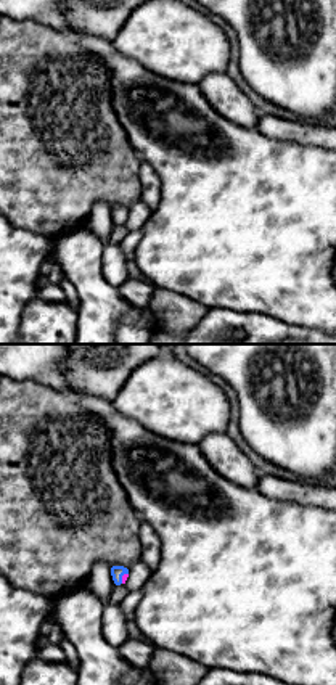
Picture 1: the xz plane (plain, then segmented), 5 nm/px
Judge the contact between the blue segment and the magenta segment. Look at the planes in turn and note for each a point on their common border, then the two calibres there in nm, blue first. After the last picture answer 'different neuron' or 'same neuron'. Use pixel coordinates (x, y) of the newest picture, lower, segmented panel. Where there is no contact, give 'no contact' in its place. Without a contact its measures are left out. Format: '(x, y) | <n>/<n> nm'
(121, 578) | 60/30 nm

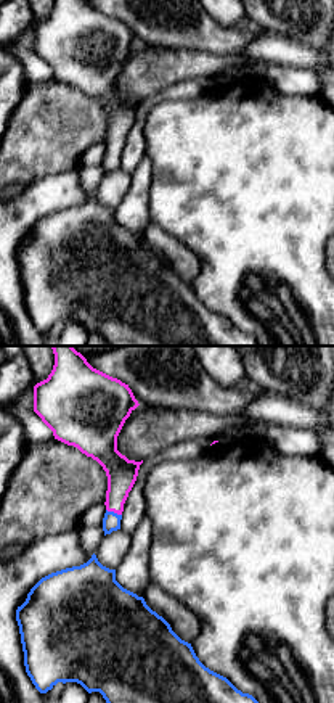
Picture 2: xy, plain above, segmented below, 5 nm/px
(113, 512) | 90/150 nm

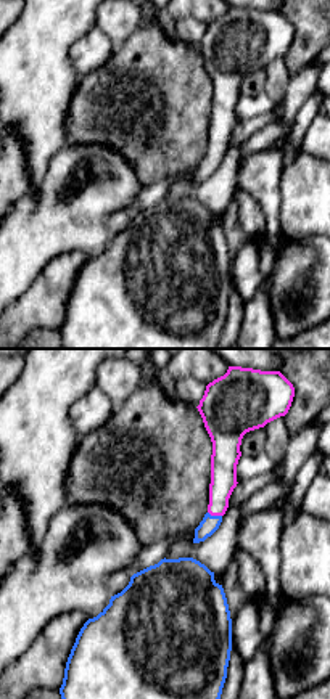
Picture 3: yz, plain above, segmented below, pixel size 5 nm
(214, 516) | 90/130 nm

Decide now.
same neuron

